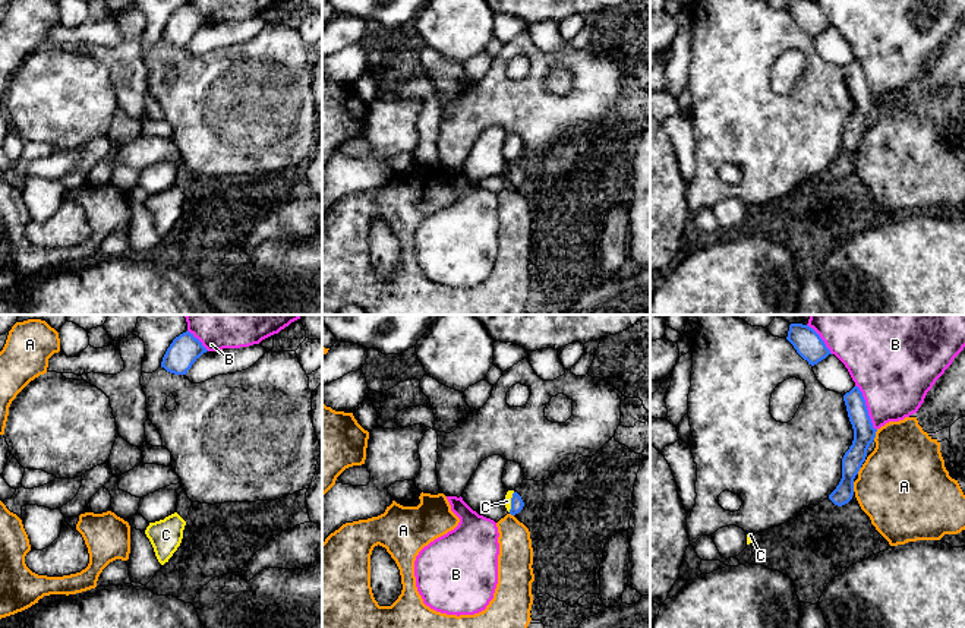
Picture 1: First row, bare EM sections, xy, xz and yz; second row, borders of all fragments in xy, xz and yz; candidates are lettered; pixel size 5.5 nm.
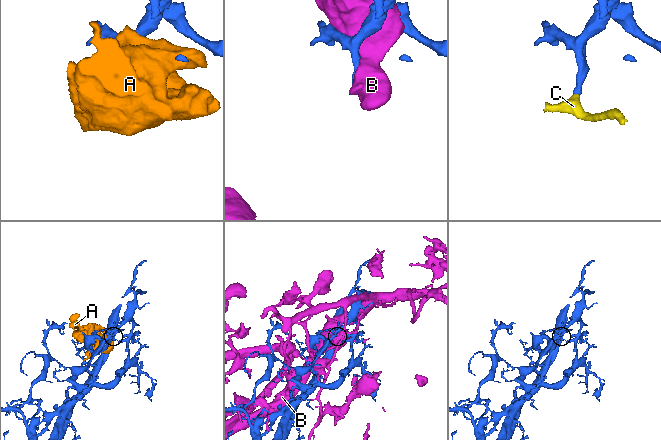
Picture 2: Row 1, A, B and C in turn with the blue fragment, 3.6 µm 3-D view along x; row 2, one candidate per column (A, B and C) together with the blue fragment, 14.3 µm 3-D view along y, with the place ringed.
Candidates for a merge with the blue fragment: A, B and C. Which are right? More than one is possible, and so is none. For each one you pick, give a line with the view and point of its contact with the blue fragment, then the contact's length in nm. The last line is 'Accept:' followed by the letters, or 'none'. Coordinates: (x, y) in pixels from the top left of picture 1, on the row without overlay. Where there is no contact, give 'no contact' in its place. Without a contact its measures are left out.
C: meets blue in xz at (511, 174); contact 120 nm long
Accept: C

